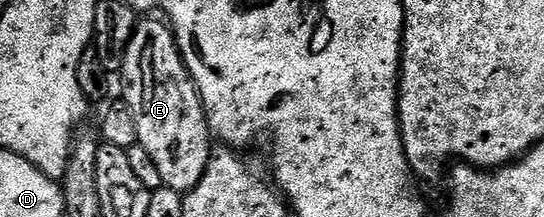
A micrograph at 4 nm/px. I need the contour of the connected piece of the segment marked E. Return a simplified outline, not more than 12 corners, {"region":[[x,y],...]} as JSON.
{"region":[[136,21],[121,98],[163,185],[197,188],[207,111],[170,25]]}

